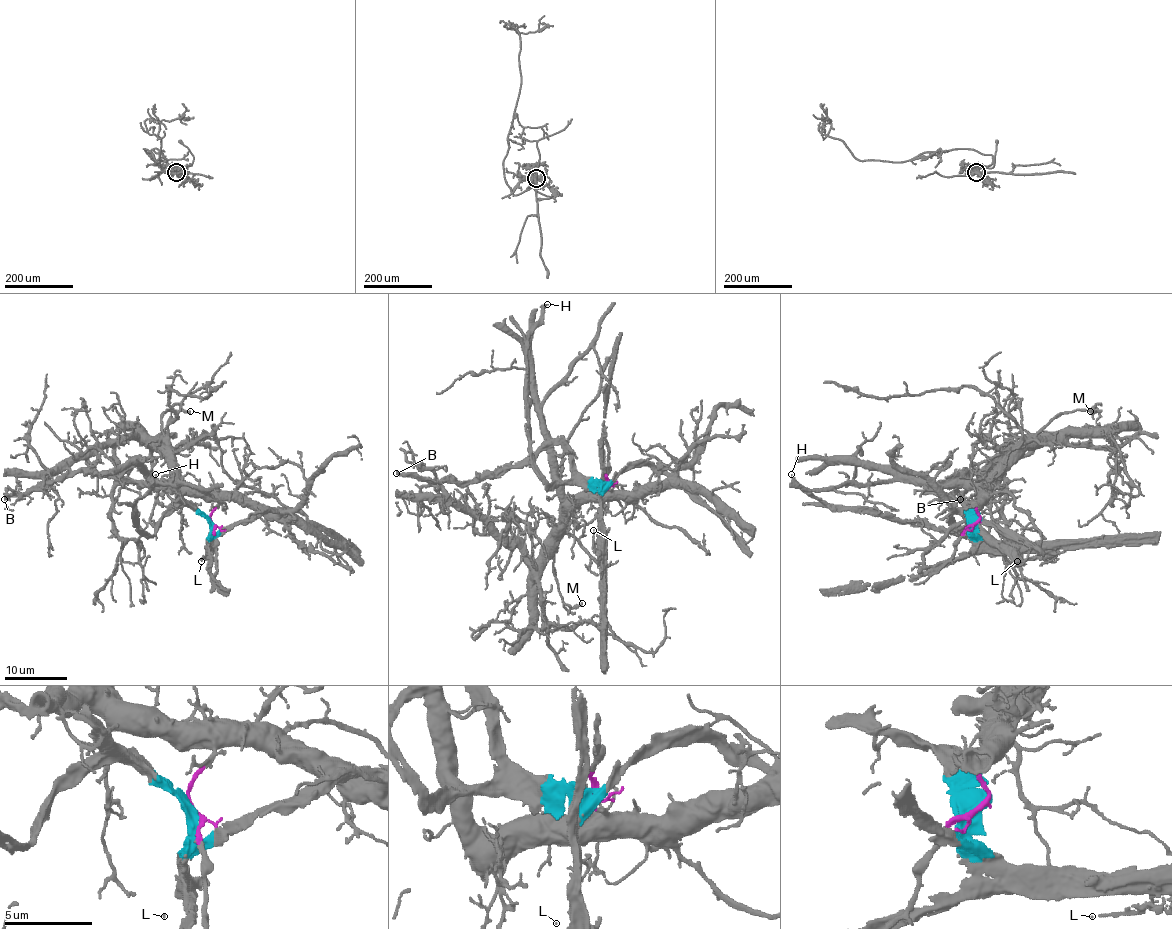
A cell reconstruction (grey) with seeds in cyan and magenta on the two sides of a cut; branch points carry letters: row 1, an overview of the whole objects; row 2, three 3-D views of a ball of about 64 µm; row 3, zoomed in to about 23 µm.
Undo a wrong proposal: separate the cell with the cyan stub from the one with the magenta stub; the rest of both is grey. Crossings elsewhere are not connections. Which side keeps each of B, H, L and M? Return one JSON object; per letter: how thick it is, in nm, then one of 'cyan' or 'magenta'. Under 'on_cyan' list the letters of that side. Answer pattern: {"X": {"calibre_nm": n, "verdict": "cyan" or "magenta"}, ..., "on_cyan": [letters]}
{"B": {"calibre_nm": 360, "verdict": "cyan"}, "H": {"calibre_nm": 70, "verdict": "cyan"}, "L": {"calibre_nm": 60, "verdict": "cyan"}, "M": {"calibre_nm": 220, "verdict": "magenta"}, "on_cyan": ["B", "H", "L"]}

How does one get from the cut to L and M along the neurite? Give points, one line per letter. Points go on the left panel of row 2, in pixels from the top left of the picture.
L: (210, 522), (209, 548), (201, 561)
M: (212, 522), (210, 515), (218, 503), (203, 498), (184, 481), (162, 432), (163, 413), (190, 410)

